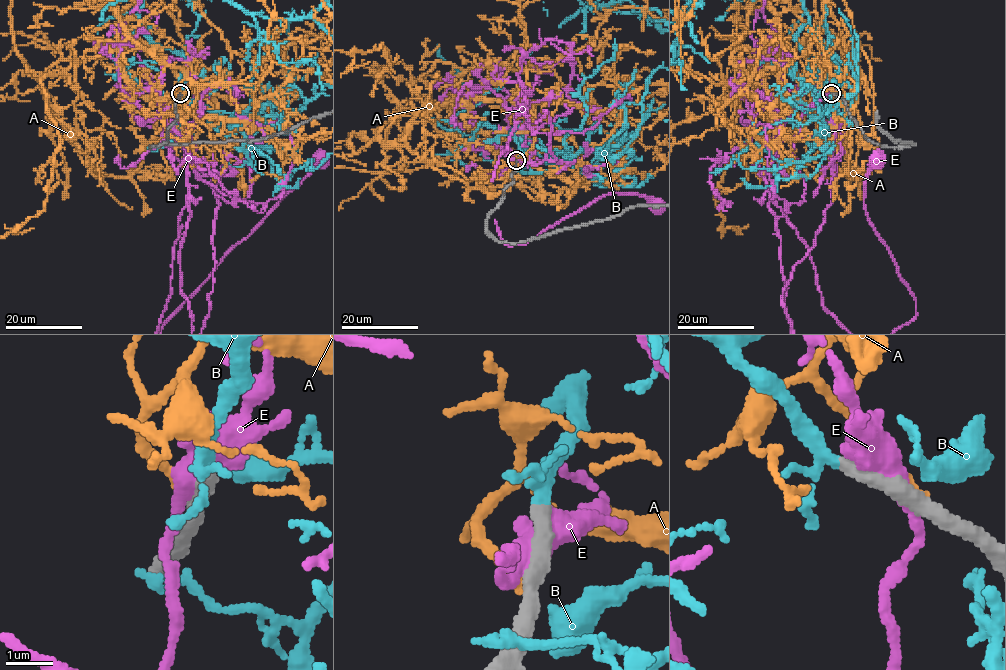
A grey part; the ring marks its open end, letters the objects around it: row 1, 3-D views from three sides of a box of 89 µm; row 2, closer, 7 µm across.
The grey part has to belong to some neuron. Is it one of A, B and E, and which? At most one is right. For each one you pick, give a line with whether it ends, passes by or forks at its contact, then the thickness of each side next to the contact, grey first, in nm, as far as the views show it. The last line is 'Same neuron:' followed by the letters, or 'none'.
B: it forks there; 360 nm thick on the grey side, 200 nm on the other
Same neuron: B

